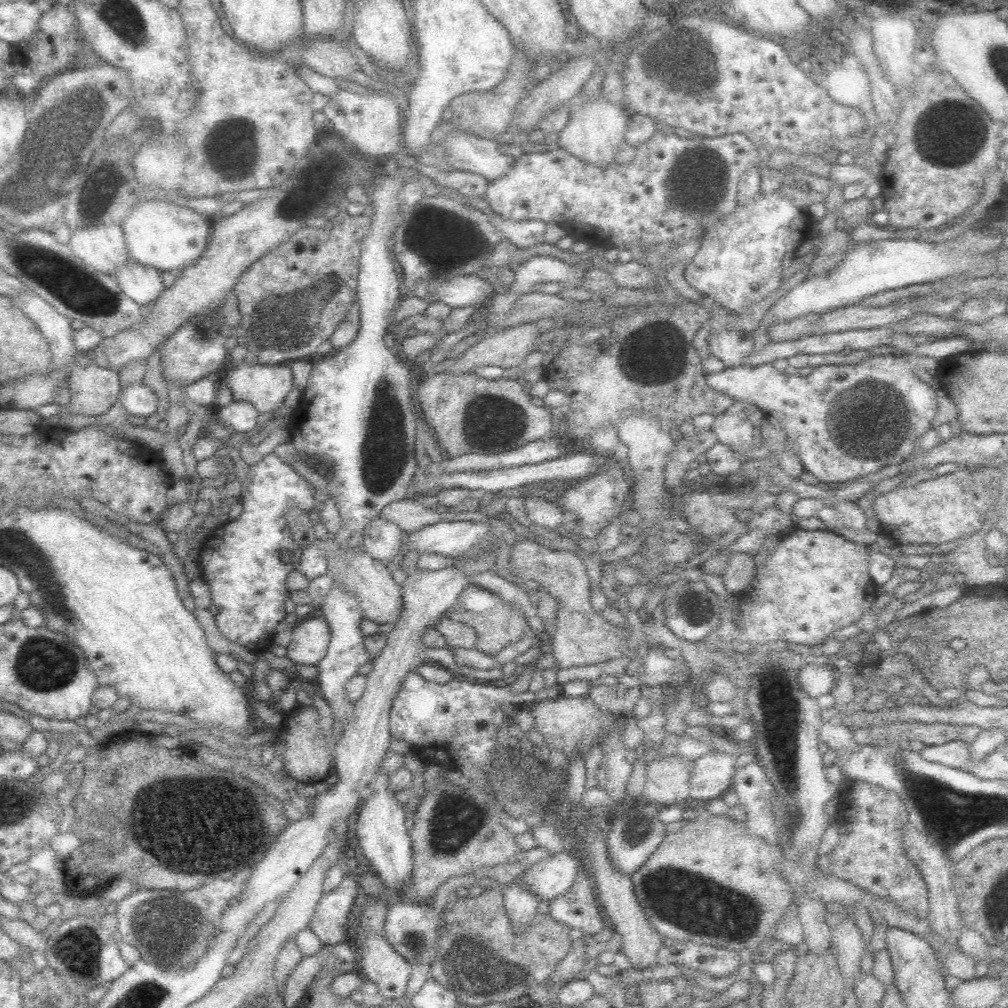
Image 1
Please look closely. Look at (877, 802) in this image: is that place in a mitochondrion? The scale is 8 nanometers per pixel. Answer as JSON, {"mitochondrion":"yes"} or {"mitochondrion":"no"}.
{"mitochondrion":"no"}

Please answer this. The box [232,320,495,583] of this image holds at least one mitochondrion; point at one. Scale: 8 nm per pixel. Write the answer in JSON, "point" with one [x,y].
{"point":[377,465]}

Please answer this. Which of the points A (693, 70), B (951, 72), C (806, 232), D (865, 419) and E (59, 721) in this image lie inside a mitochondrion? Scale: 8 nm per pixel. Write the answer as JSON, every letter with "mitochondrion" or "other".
{"A":"mitochondrion","B":"other","C":"other","D":"mitochondrion","E":"other"}

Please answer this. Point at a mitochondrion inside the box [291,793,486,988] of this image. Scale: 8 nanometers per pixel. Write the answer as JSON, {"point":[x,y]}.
{"point":[466,957]}

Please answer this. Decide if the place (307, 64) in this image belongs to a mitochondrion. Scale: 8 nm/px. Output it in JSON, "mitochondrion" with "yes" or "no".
{"mitochondrion":"no"}

